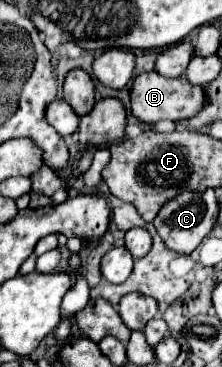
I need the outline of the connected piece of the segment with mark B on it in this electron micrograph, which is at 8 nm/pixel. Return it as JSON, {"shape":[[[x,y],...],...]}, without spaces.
{"shape":[[[156,71],[142,73],[134,79],[132,89],[130,89],[130,111],[136,119],[144,123],[156,123],[160,119],[170,119],[170,121],[182,121],[192,115],[196,115],[204,105],[204,91],[198,85],[190,85],[184,77],[176,79],[166,79],[158,75]]]}

